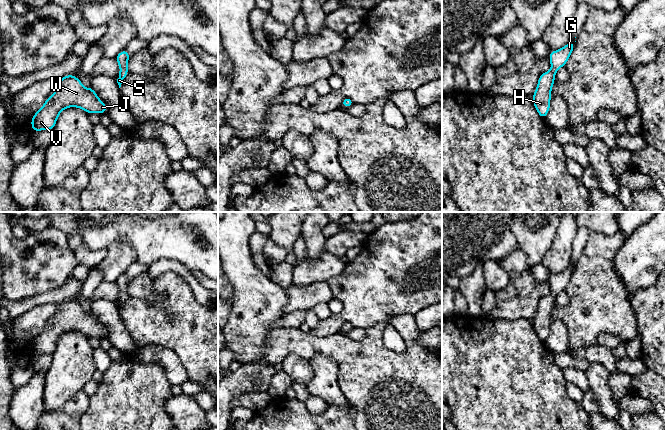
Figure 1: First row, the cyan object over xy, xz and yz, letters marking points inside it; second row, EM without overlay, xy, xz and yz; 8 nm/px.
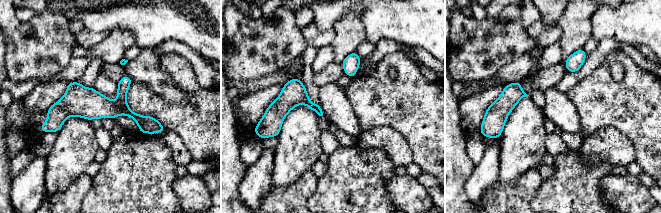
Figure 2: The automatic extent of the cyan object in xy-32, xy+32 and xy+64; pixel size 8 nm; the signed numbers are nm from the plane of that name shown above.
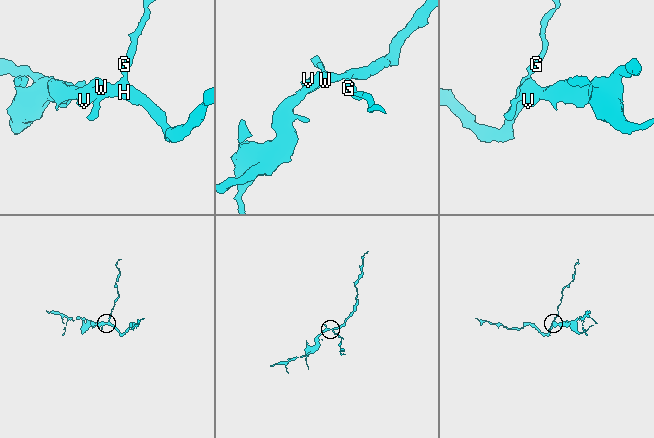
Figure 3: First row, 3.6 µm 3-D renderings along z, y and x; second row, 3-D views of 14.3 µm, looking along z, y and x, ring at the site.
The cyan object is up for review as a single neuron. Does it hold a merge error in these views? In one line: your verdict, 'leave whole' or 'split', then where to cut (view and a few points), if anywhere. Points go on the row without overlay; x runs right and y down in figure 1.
leave whole | no cut

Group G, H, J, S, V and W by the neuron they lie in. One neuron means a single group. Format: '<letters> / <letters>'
G H J S V W

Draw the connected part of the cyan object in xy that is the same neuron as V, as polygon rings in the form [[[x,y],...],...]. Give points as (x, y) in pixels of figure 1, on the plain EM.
[[[66,299],[59,305],[54,317],[31,343],[32,356],[53,354],[60,337],[69,331],[77,331],[88,338],[104,338],[107,329],[98,322],[92,311],[85,312],[75,299]]]

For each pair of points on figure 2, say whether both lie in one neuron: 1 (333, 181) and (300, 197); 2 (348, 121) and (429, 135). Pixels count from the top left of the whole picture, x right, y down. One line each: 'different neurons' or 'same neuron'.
1: different neurons
2: different neurons

